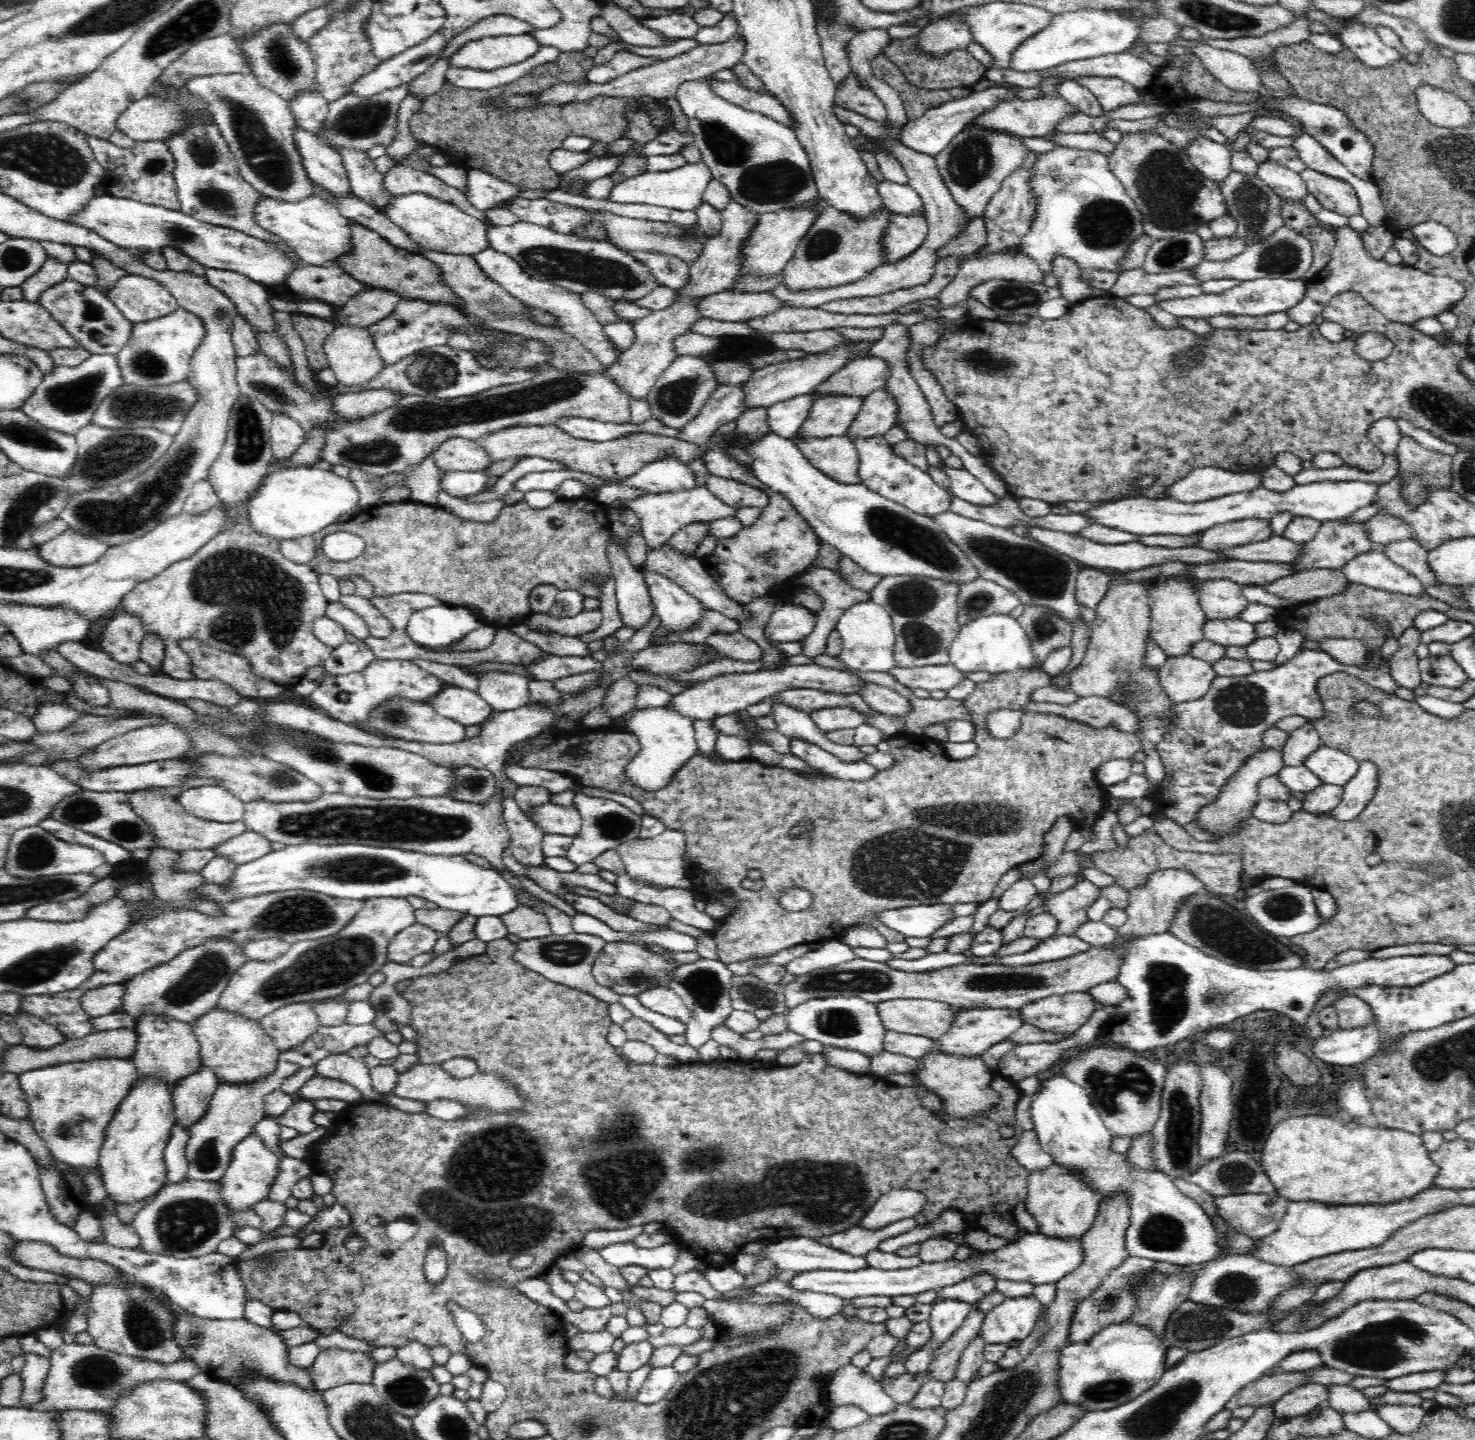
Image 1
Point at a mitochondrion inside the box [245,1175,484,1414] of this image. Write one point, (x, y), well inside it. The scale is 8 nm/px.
(408, 1391)

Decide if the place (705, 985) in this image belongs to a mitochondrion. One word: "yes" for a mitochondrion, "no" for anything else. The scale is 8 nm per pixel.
yes

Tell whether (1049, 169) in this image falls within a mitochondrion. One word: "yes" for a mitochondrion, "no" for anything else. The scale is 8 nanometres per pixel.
no

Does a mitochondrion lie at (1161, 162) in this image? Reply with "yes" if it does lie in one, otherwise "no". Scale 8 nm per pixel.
yes

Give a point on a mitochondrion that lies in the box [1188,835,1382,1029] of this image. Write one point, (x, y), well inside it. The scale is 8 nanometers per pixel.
(1281, 906)

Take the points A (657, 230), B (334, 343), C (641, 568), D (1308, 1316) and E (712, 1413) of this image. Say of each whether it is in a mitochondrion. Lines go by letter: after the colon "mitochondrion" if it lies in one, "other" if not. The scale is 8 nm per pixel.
A: mitochondrion
B: other
C: other
D: mitochondrion
E: mitochondrion

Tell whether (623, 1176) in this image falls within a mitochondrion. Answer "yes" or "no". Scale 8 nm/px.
yes

